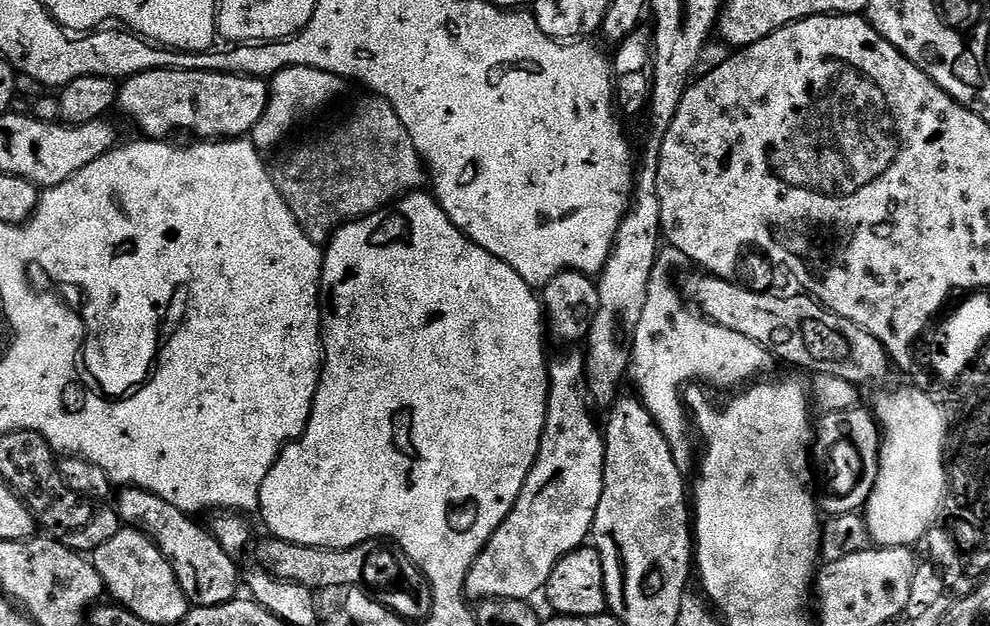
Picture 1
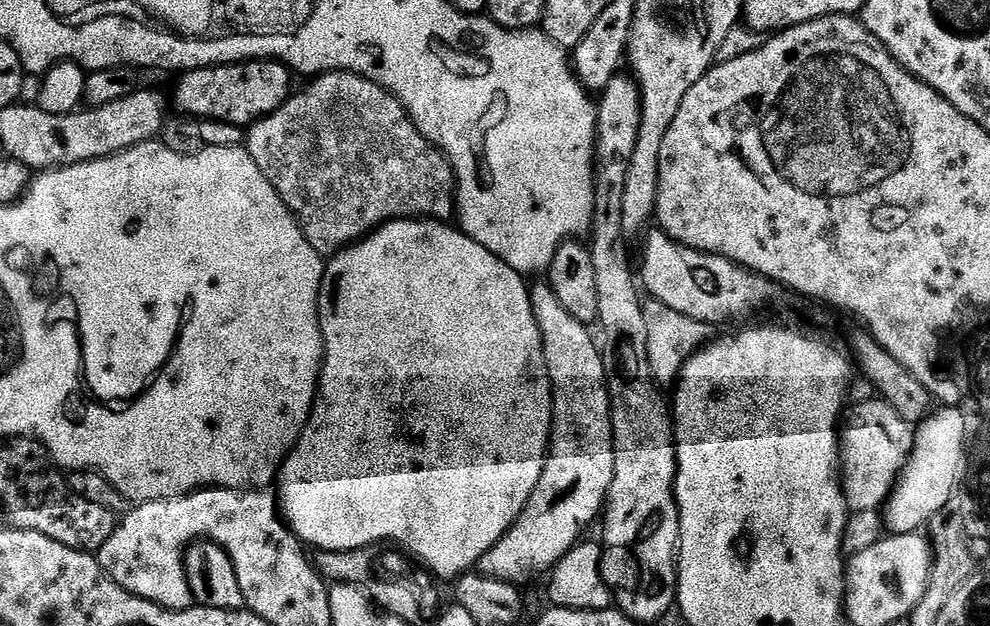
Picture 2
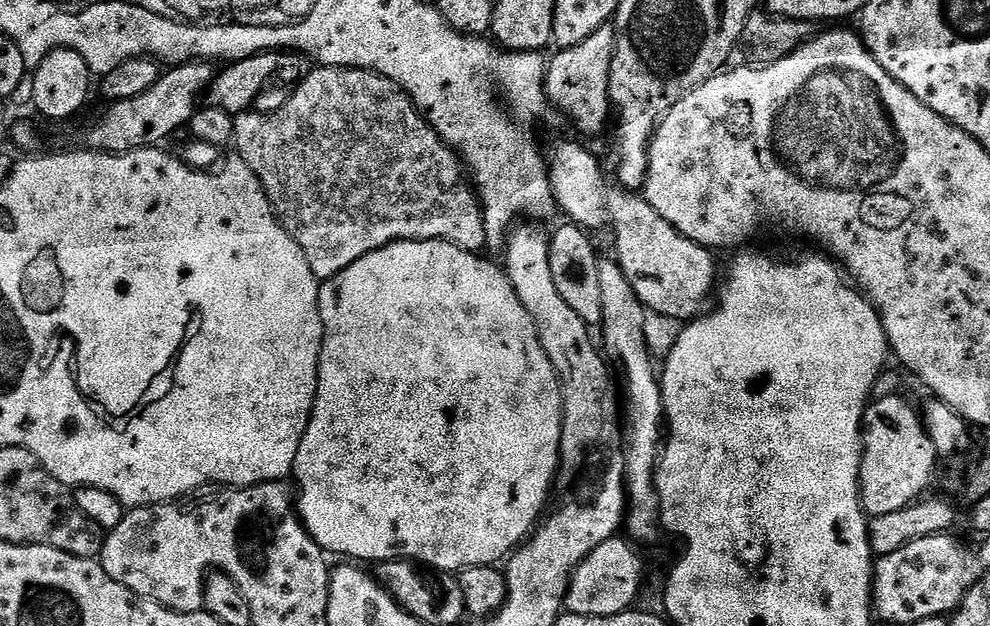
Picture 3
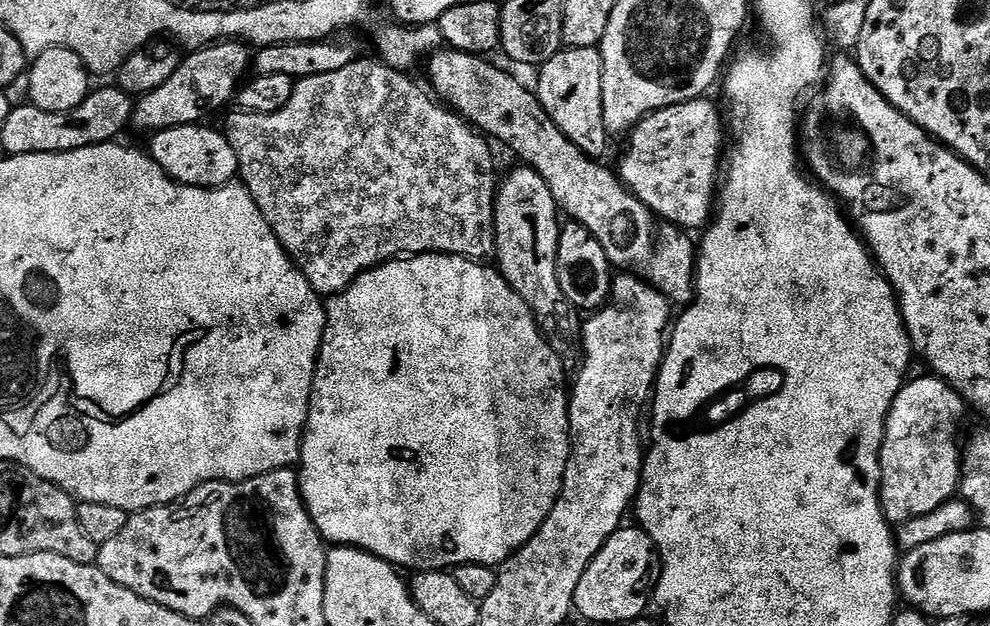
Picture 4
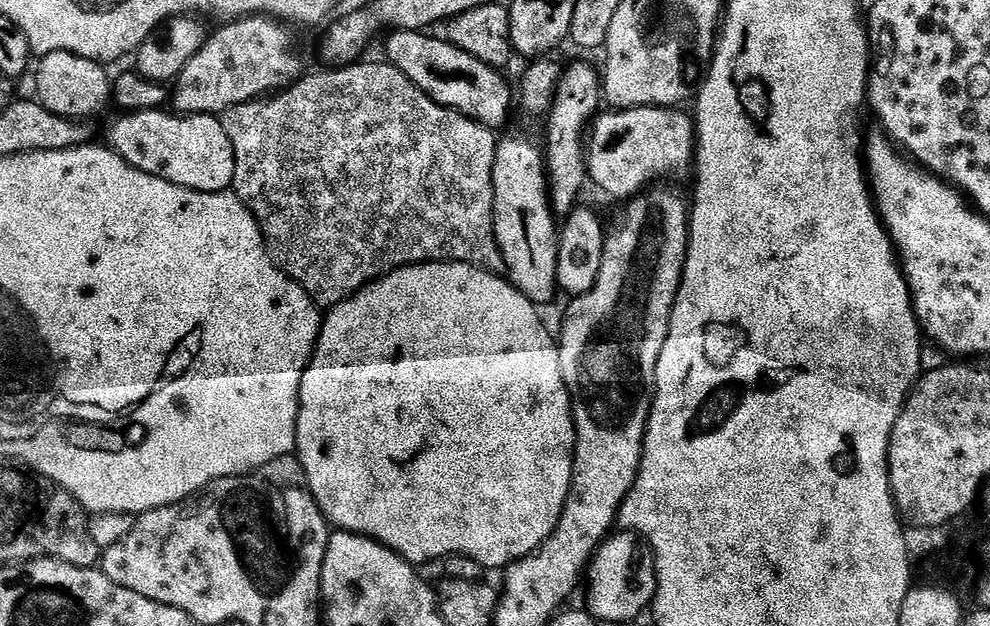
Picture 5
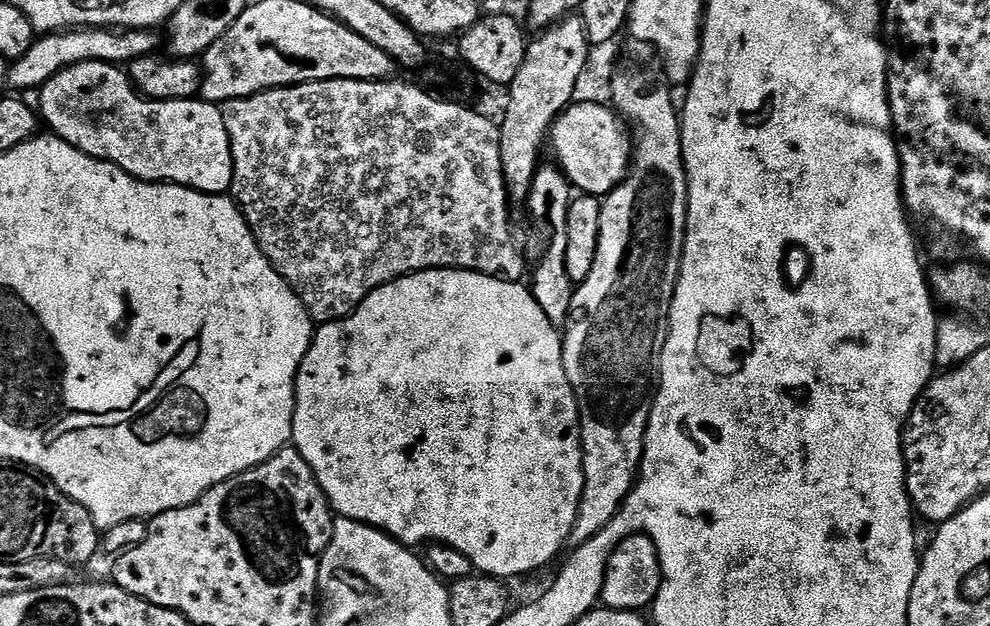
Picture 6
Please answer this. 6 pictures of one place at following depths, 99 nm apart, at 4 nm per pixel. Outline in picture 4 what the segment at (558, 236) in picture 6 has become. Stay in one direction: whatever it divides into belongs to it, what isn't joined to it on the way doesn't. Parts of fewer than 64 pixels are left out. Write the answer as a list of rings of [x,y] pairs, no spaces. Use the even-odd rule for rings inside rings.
[[[561,47],[554,58],[539,65],[538,72],[540,77],[536,80],[534,91],[546,114],[550,114],[554,126],[558,126],[558,130],[562,130],[562,134],[566,134],[578,150],[600,158],[608,148],[610,137],[602,118],[602,54],[599,47]]]

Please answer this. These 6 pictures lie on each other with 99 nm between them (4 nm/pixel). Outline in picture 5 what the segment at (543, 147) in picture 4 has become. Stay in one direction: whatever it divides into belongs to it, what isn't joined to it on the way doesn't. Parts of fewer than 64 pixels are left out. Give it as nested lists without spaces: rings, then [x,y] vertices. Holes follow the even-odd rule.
[[[391,31],[386,42],[387,61],[414,82],[431,100],[444,108],[453,108],[471,120],[485,124],[487,128],[500,130],[508,120],[512,108],[514,112],[514,92],[508,89],[501,73],[495,68],[486,66],[486,62],[478,62],[474,54],[466,54],[458,46],[454,46],[447,38],[440,40],[436,36],[428,36],[427,31]]]

